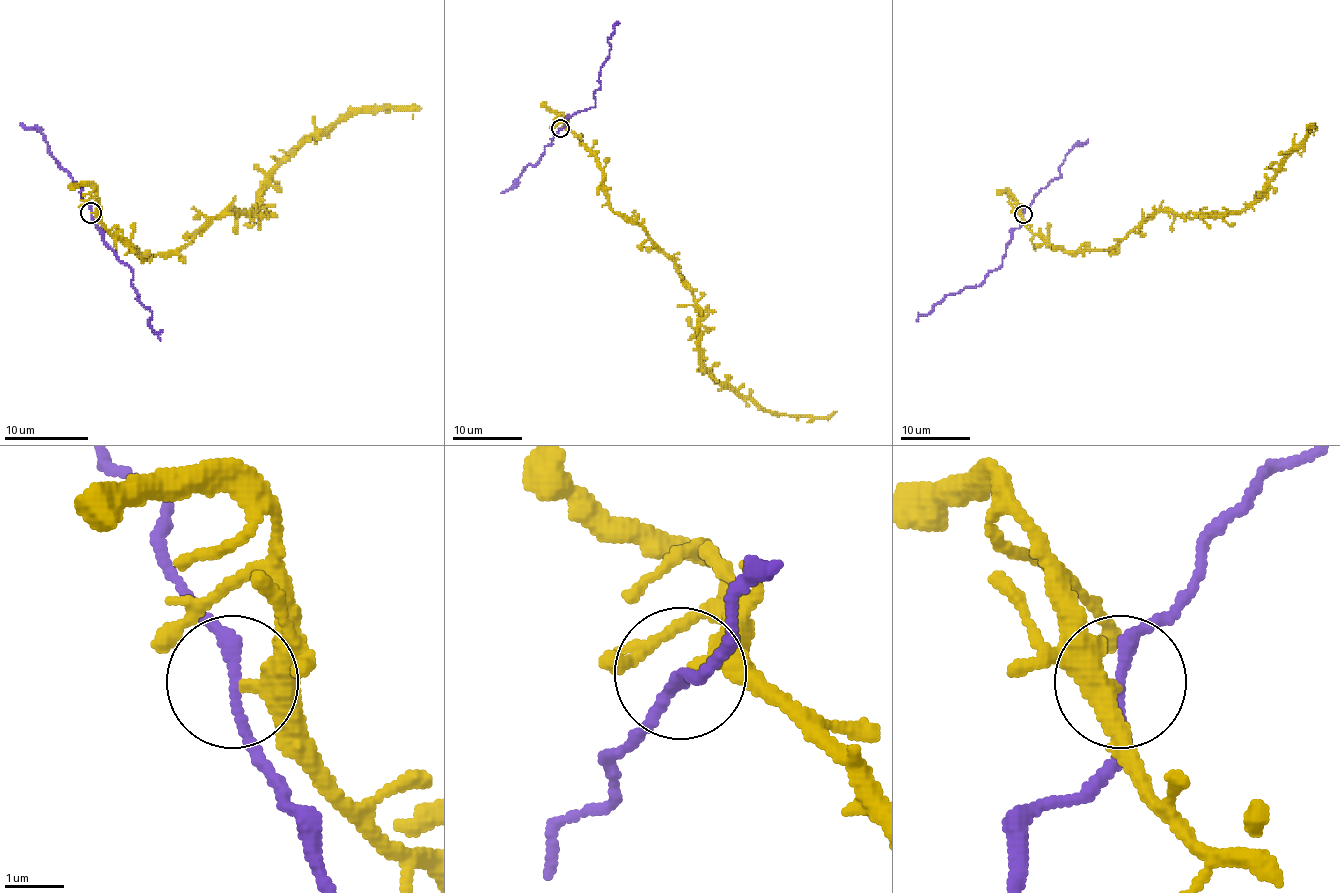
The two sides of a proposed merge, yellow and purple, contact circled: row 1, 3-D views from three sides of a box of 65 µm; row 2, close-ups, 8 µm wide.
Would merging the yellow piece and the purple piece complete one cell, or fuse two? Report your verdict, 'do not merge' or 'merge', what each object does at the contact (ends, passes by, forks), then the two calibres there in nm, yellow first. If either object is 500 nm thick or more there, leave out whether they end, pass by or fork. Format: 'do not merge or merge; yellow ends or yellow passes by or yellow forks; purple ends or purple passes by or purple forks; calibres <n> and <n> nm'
do not merge; yellow passes by; purple passes by; calibres 300 and 190 nm

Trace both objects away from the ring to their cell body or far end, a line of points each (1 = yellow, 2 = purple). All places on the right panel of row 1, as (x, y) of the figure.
1: (1023, 214), (1023, 223), (1070, 251), (1112, 249), (1158, 211), (1240, 214), (1306, 137), (1306, 127)
2: (1023, 214), (1023, 223), (1012, 232), (1000, 265), (977, 286), (967, 286), (946, 295), (916, 321)

